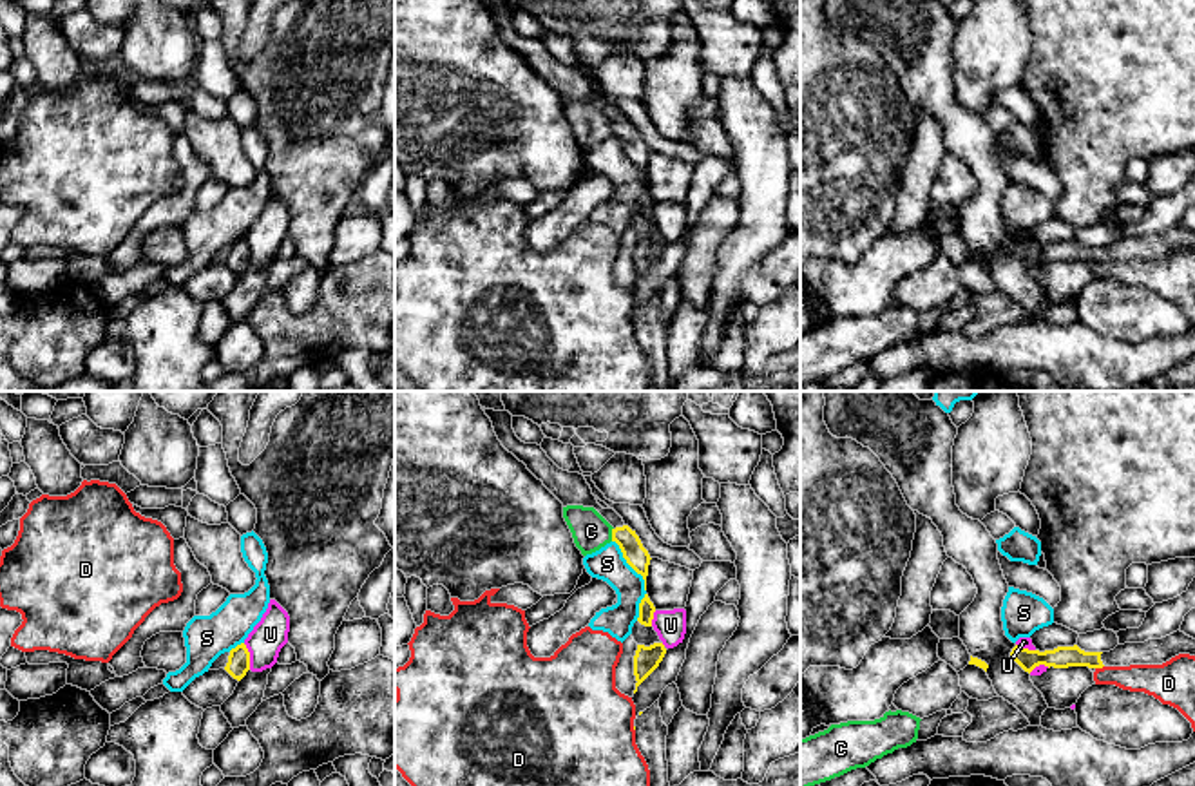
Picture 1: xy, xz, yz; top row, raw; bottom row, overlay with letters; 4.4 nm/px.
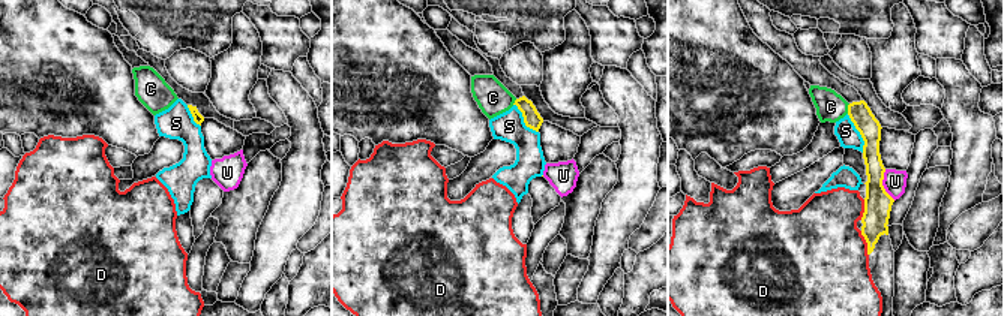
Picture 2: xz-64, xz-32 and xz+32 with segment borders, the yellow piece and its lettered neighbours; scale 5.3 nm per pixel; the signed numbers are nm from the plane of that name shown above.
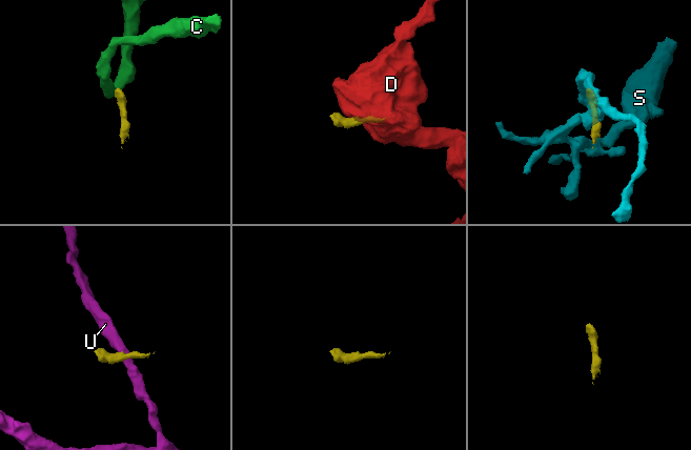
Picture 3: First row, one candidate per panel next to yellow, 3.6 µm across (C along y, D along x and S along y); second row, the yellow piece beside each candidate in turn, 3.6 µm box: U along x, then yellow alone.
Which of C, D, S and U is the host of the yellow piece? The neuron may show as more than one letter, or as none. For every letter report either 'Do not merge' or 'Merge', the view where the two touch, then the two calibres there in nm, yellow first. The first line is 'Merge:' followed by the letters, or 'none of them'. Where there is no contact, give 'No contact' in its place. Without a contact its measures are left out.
Merge: none of them
C: Do not merge. Touches yellow in xz. Thickness 100 nm (yellow) against 170 nm
D: Do not merge. Touches yellow in yz. Thickness 100 nm (yellow) against 140 nm
S: Do not merge. Touches yellow in xz. Thickness 100 nm (yellow) against 150 nm
U: Do not merge. Touches yellow in xy. Thickness 100 nm (yellow) against 160 nm

